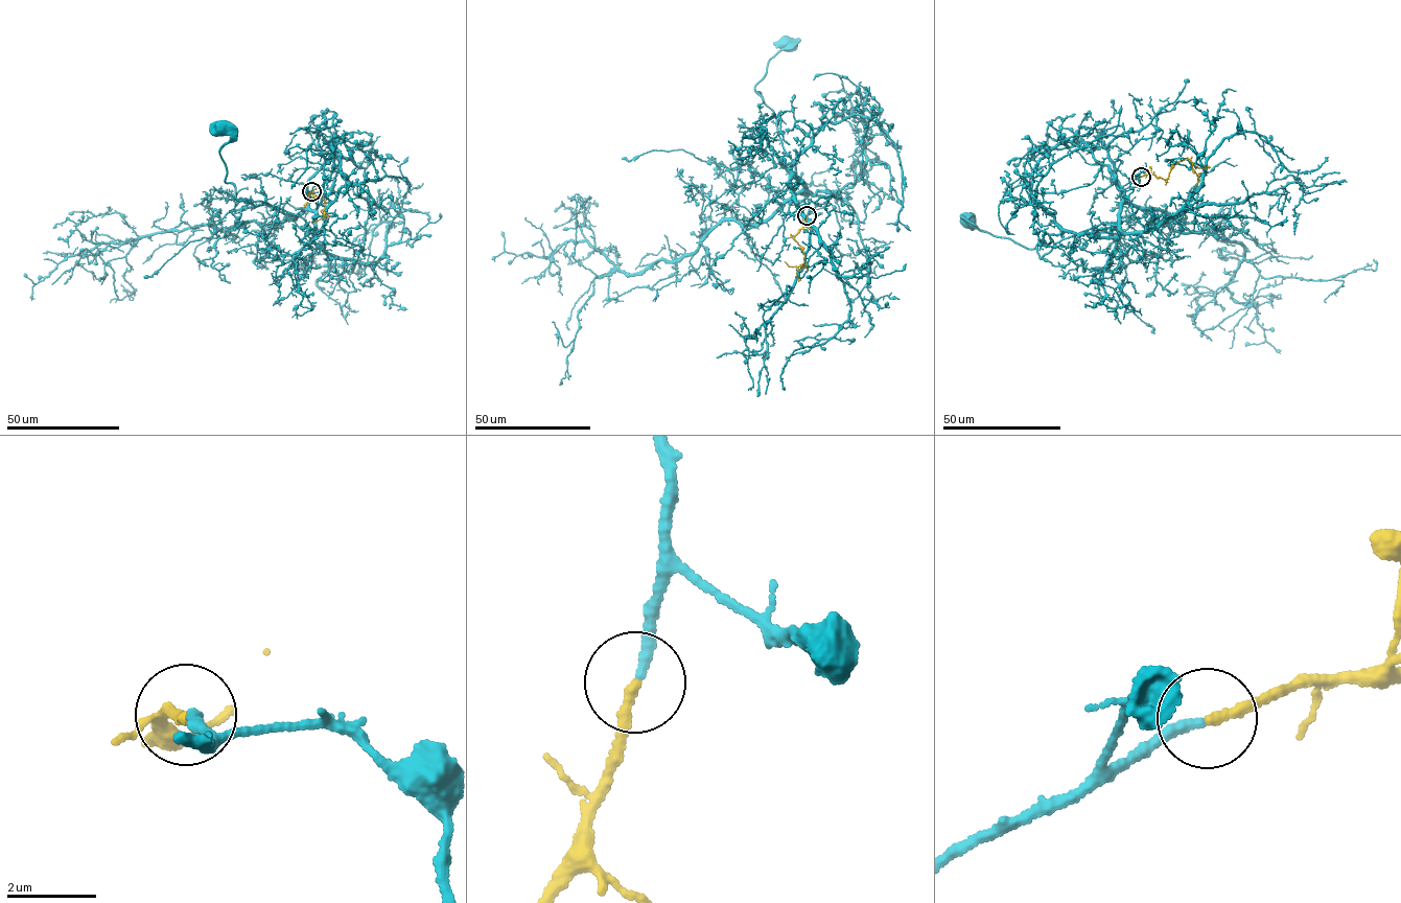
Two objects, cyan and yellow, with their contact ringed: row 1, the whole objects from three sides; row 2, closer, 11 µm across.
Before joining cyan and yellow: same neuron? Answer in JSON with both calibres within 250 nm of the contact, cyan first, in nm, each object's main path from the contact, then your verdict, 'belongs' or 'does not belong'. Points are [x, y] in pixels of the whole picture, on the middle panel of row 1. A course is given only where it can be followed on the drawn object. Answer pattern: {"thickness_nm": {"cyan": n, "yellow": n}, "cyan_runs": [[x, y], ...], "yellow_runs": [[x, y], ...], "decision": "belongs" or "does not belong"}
{"thickness_nm": {"cyan": 220, "yellow": 220}, "cyan_runs": [[807, 215], [807, 195], [774, 112], [754, 89], [768, 60], [787, 47]], "yellow_runs": [[807, 215], [794, 237], [802, 251], [806, 267], [790, 267], [784, 261]], "decision": "belongs"}

